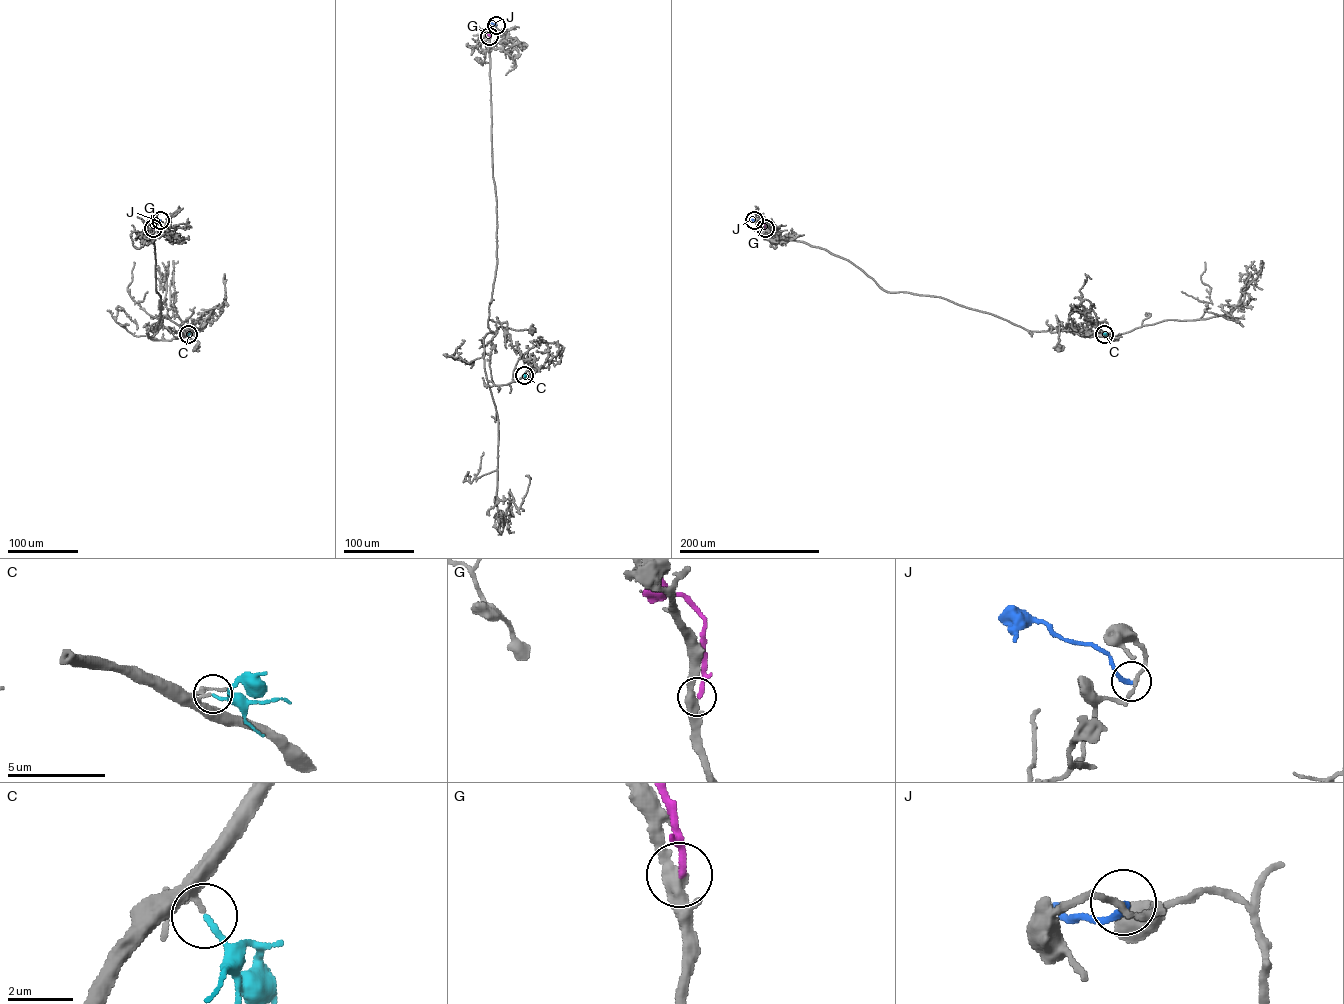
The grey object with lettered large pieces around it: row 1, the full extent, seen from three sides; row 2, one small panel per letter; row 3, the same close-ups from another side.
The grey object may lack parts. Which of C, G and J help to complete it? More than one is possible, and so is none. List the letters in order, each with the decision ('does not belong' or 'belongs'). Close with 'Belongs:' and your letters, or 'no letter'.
C: belongs
G: does not belong
J: does not belong
Belongs: C

